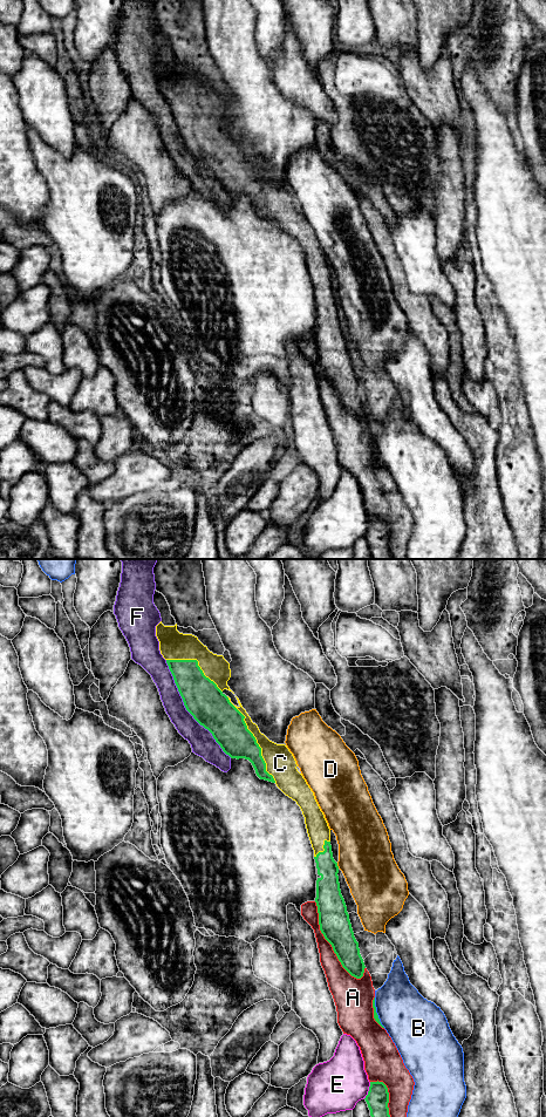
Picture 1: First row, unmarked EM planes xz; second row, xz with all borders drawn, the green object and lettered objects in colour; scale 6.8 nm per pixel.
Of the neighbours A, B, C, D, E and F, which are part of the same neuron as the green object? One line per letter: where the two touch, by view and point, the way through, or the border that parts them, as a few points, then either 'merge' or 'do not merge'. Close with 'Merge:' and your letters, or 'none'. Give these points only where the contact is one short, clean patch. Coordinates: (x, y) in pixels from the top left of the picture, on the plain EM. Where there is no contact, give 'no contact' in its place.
A: xz (328, 379) | do not merge
B: xz (376, 450) | do not merge
C: xz (256, 177) | merge
D: xz (336, 302) | do not merge
E: xz (369, 528) | do not merge
F: xz (186, 147) | do not merge
Merge: C

